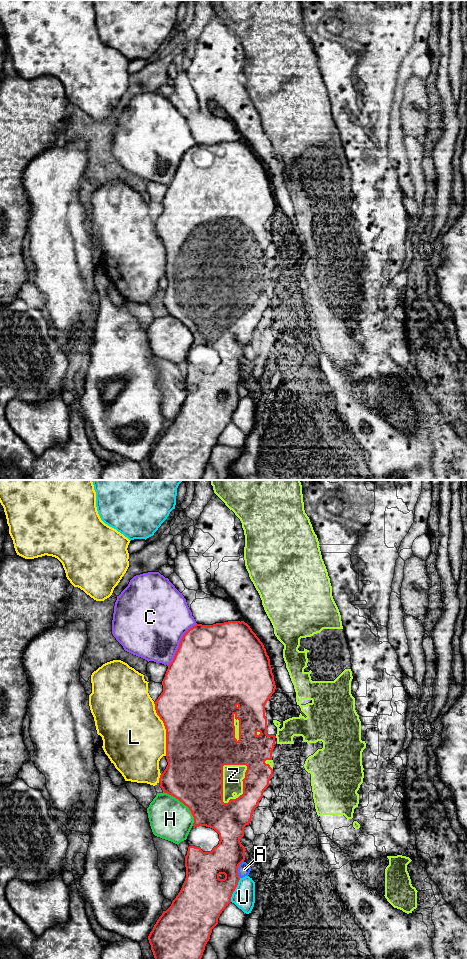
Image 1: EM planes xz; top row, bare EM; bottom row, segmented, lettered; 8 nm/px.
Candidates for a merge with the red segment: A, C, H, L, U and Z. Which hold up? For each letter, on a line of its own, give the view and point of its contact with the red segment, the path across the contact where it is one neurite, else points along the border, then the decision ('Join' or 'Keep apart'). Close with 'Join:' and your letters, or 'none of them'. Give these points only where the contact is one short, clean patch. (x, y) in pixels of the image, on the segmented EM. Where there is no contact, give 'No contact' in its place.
A: Touches red at xz (237, 869). Keep apart
C: Touches red at xz (179, 644). Keep apart
H: Touches red at xz (184, 804). Keep apart
L: Touches red at xz (165, 728). Keep apart
U: Touches red at xz (234, 890). Keep apart
Z: Touches red at xz (243, 788). Keep apart
Join: none of them

